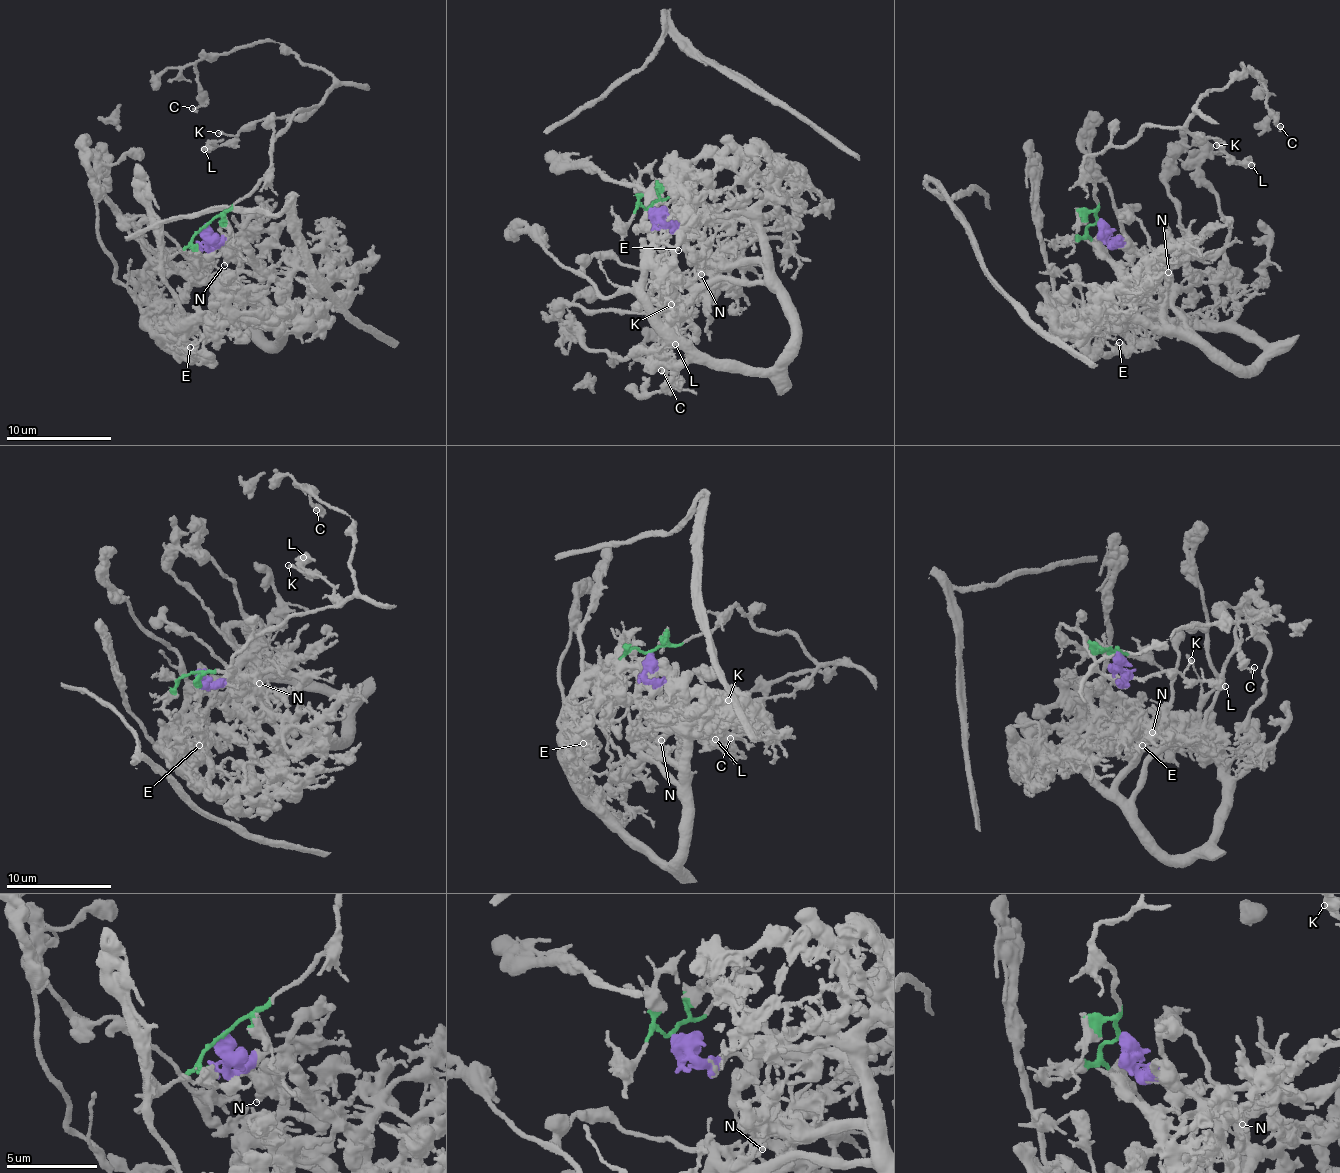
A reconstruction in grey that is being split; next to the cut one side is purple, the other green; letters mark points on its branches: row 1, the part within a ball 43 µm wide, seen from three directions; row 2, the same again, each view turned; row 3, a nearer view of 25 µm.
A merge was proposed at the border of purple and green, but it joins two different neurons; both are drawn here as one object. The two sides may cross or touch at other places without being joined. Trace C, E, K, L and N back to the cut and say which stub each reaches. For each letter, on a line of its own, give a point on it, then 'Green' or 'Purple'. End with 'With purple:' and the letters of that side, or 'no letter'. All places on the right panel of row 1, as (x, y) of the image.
C: Place: (1280, 126). Green
E: Place: (1119, 342). Purple
K: Place: (1216, 145). Green
L: Place: (1251, 165). Green
N: Place: (1168, 272). Purple
With purple: E, N

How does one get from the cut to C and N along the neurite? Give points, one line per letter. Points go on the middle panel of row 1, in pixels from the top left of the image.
C: (648, 207), (682, 184), (682, 164), (694, 195), (754, 239), (727, 281), (653, 329), (644, 344), (661, 371)
N: (650, 207), (668, 224), (690, 223), (702, 252), (701, 275)

